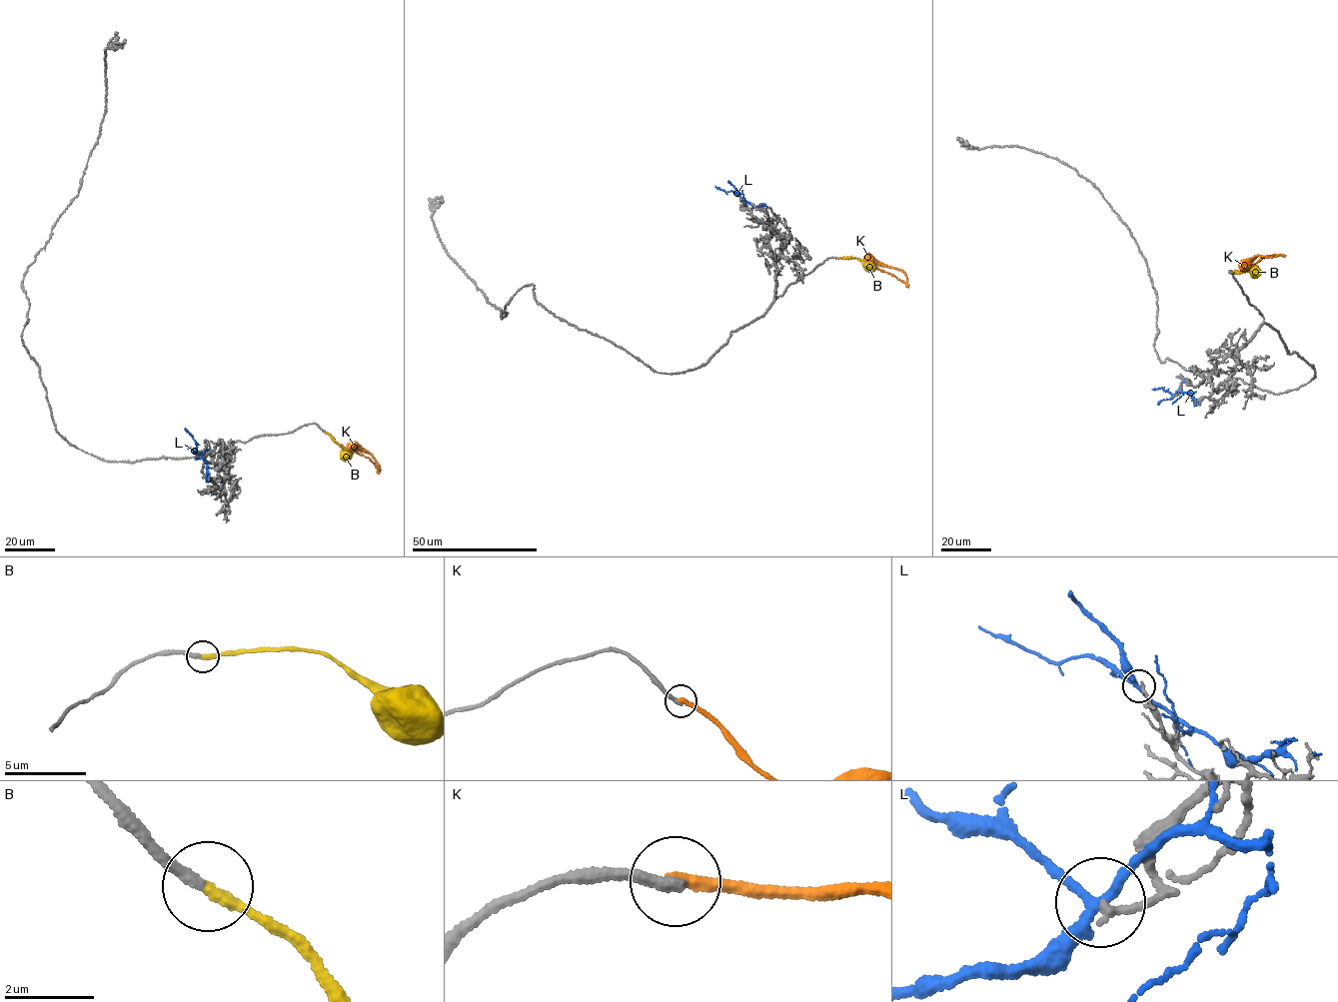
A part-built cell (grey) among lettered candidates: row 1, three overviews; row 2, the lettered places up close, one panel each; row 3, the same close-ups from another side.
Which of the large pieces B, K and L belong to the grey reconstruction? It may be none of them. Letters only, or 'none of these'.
B

